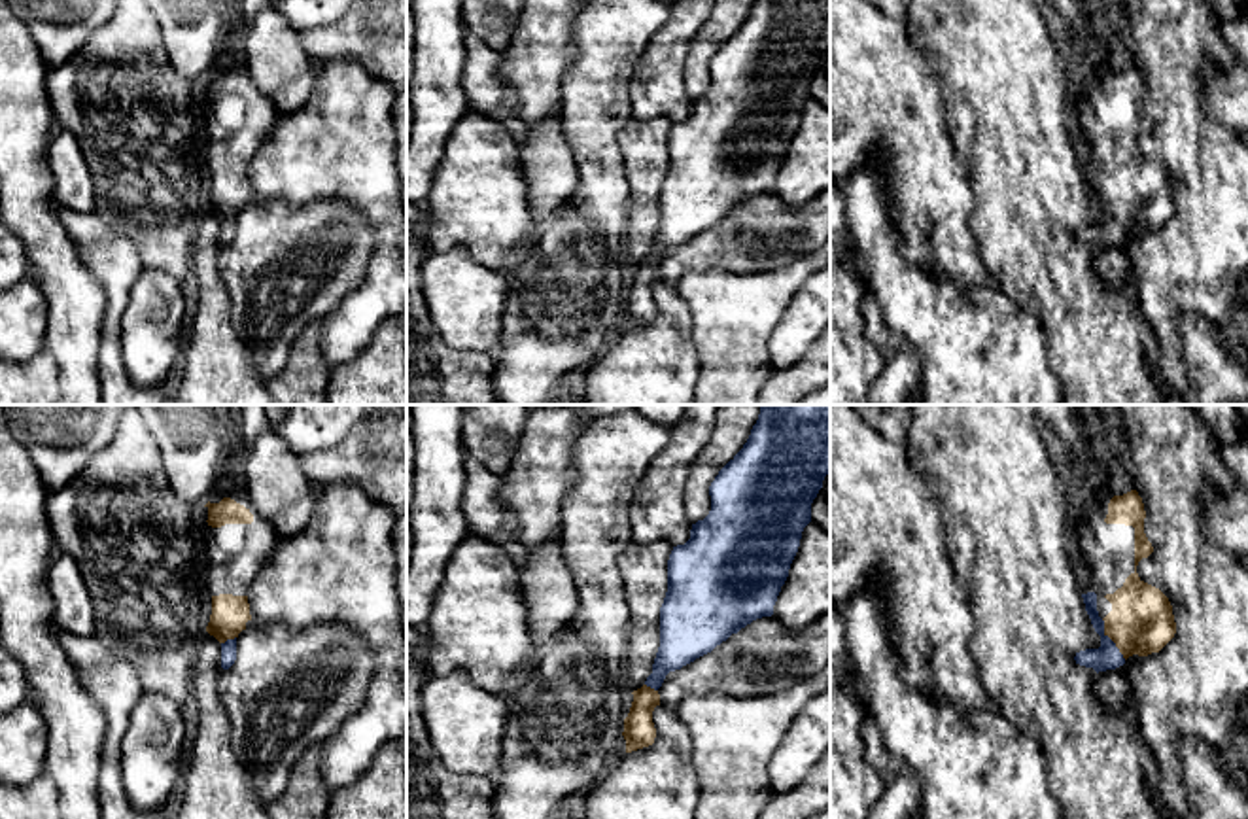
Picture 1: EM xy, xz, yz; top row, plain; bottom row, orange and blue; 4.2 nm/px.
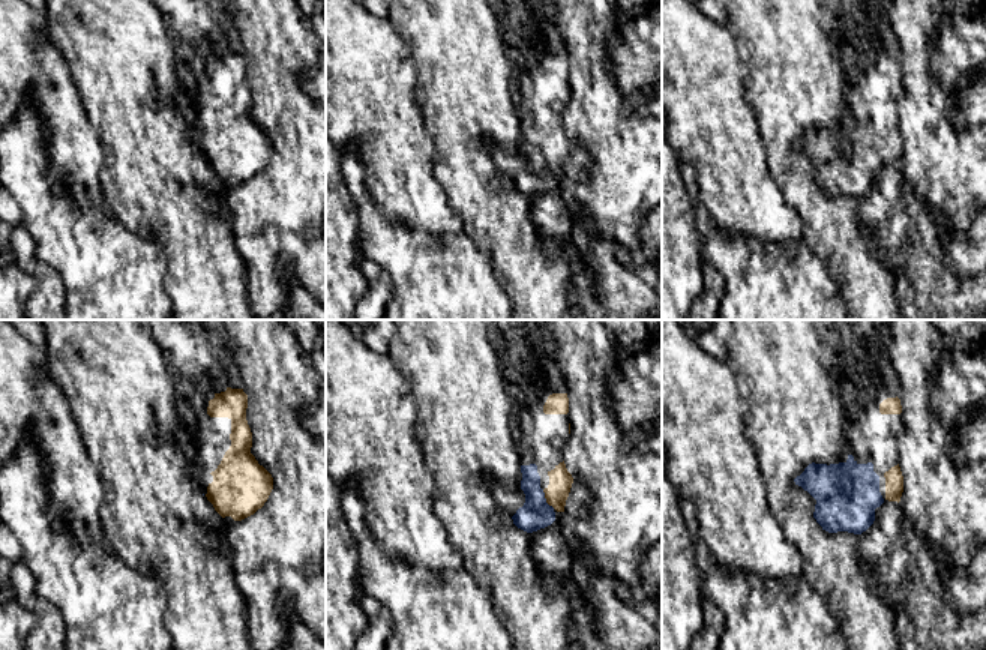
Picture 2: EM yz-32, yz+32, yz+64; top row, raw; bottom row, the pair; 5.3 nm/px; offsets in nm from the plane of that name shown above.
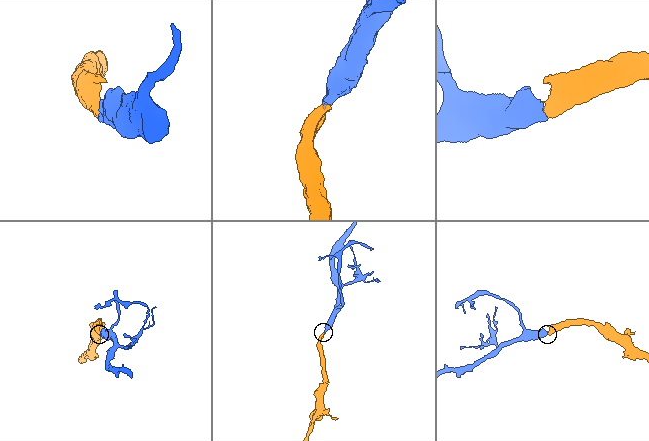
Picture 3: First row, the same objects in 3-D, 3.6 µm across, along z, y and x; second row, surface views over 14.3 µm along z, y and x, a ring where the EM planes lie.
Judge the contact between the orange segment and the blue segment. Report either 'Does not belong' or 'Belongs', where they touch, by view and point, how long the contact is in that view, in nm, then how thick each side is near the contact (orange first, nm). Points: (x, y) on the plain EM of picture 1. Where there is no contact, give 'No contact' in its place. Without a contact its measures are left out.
Belongs. Touches orange at yz (1110, 214). Shared border 200 nm. Thickness 280 nm (orange) against 110 nm

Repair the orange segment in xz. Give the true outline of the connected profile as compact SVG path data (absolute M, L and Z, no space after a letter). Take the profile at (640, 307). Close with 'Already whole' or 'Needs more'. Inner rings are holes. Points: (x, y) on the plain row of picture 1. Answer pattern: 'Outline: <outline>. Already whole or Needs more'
Outline: M754 0L743 25L709 62L711 87L692 100L690 115L667 136L667 168L660 183L660 223L652 250L633 267L624 295L626 329L654 320L652 288L669 248L711 229L756 195L771 193L789 153L811 79L830 49L830 0Z. Needs more

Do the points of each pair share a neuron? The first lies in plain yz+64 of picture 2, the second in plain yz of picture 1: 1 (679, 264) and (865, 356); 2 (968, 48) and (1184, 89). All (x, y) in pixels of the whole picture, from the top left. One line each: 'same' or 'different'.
1: same
2: different

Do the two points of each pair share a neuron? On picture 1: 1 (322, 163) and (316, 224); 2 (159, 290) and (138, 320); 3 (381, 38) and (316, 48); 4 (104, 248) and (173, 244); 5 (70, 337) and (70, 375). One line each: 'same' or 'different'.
1: different
2: same
3: same
4: different
5: same

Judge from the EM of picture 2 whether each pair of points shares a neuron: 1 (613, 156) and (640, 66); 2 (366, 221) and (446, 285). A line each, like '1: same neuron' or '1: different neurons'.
1: different neurons
2: same neuron

